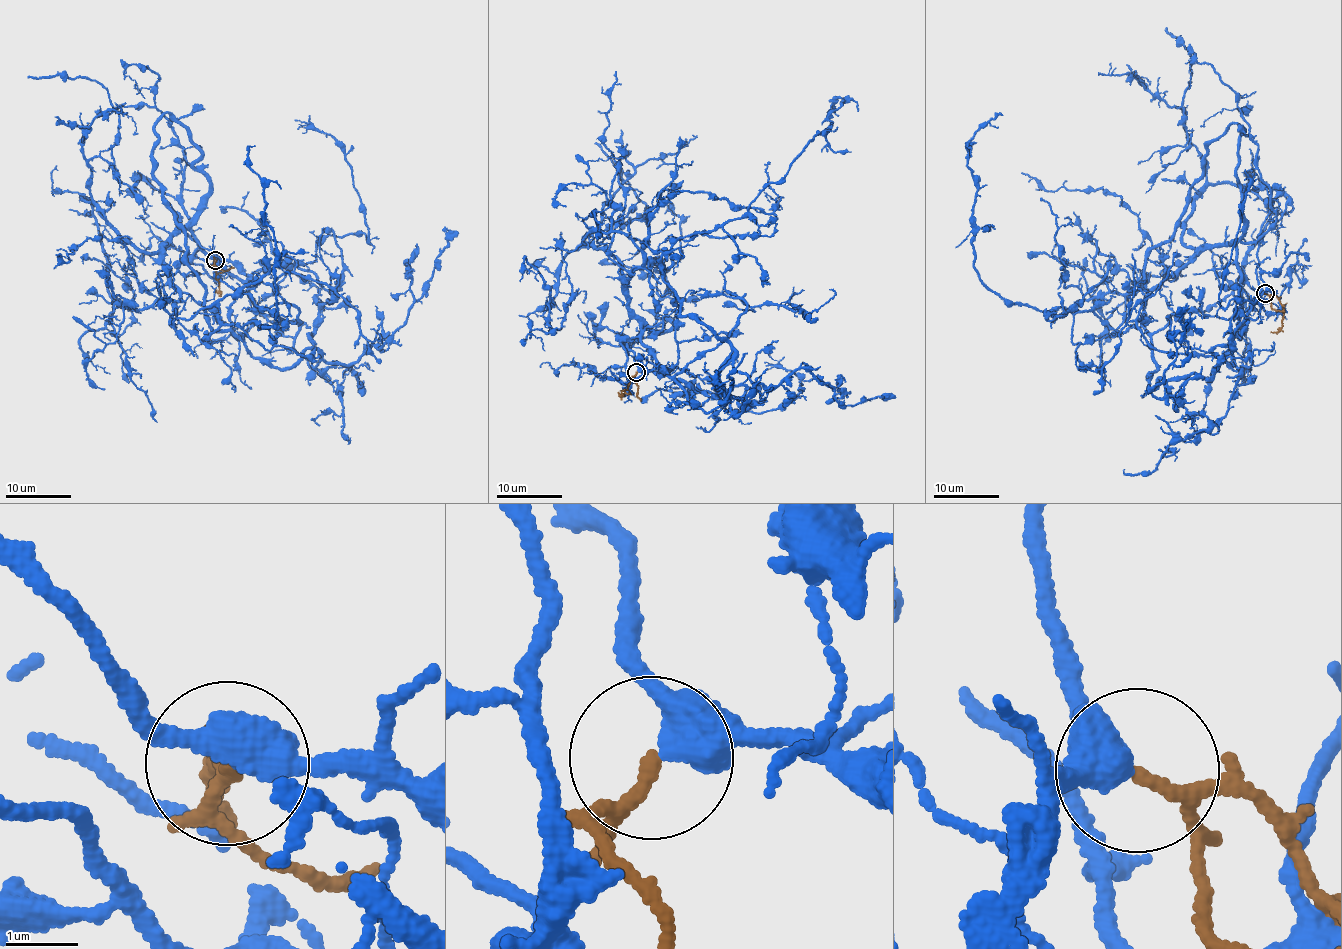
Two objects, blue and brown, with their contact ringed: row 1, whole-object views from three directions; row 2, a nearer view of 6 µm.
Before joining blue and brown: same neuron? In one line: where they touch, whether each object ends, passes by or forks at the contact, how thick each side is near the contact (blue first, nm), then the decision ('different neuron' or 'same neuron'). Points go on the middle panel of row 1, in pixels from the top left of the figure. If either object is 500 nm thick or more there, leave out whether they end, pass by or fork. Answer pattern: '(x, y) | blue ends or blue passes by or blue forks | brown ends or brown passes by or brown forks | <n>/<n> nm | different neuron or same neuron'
(636, 372) | blue passes by | brown passes by | 400/140 nm | different neuron

